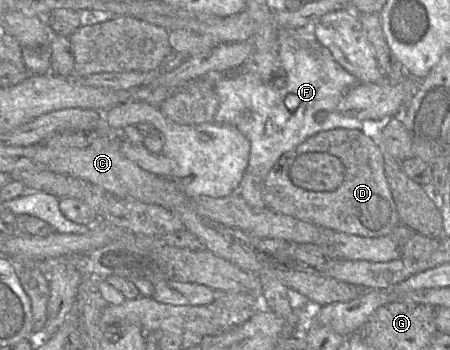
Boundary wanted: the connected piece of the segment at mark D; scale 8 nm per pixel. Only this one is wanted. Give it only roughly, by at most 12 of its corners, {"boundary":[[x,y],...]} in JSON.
{"boundary":[[332,129],[263,181],[277,213],[361,237],[400,223],[375,142]]}

